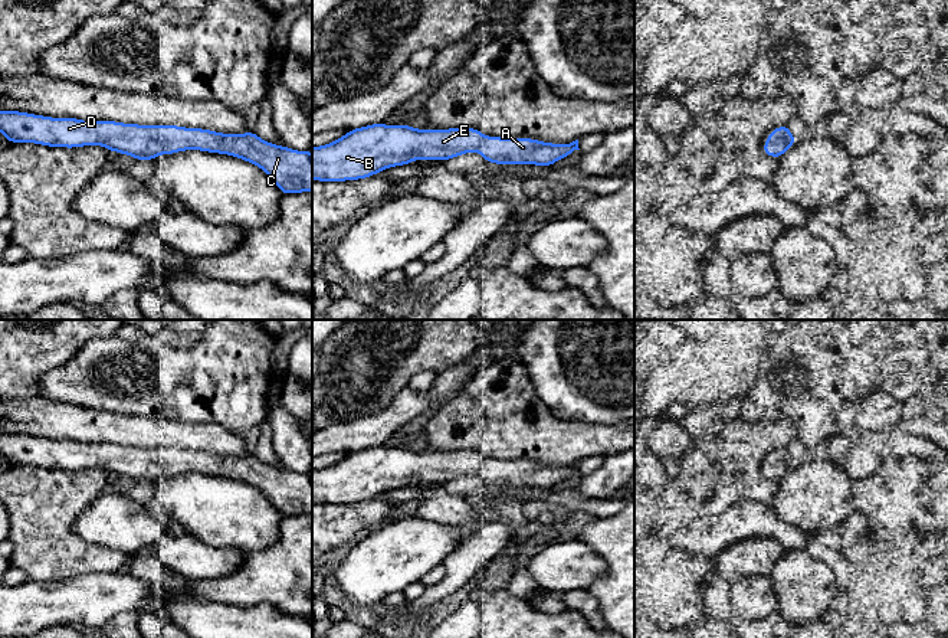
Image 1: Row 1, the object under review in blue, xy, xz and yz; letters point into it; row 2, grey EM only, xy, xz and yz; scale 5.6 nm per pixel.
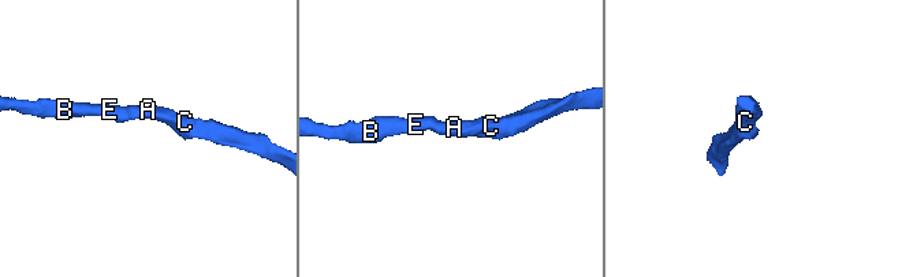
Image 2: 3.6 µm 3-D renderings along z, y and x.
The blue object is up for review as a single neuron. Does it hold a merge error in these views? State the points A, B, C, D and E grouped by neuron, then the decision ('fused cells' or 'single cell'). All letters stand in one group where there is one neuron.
groups A B C D E; single cell

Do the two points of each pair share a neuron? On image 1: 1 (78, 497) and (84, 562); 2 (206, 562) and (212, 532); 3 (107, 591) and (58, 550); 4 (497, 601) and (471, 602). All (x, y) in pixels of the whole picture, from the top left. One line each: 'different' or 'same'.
1: same
2: different
3: different
4: different

